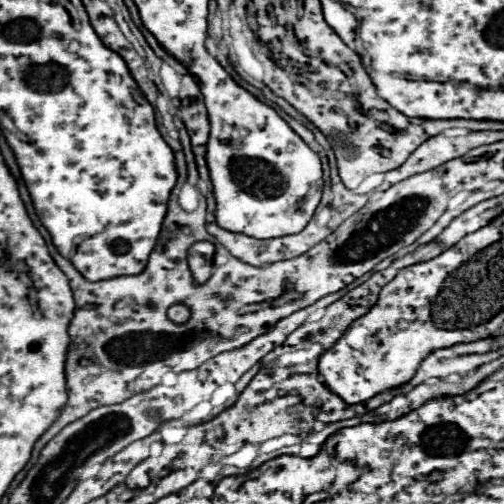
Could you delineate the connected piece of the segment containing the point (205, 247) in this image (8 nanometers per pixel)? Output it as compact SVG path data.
M198 241L188 249L188 265L192 271L194 281L198 285L206 283L212 275L212 257L214 257L214 245L210 241Z

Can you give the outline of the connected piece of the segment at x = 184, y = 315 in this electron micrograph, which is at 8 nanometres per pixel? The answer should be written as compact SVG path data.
M172 305L170 309L168 309L168 317L170 317L170 321L174 321L176 325L184 325L188 319L190 319L190 309L186 307L186 305Z

